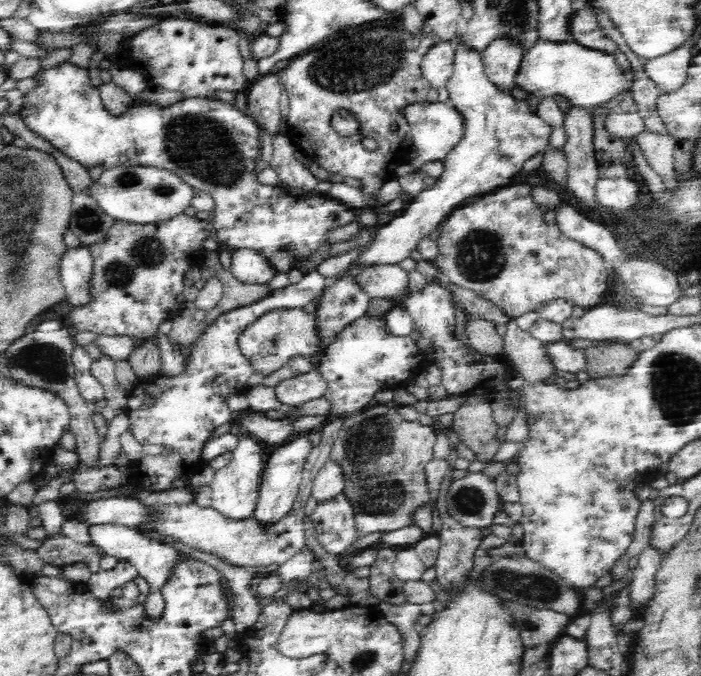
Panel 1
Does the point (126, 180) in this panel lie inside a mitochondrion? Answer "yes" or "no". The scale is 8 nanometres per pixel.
yes

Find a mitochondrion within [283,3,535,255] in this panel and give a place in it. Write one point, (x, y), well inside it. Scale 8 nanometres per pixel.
(363, 64)

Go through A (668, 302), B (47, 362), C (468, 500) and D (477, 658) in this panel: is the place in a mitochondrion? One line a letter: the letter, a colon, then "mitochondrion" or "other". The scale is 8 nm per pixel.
A: other
B: mitochondrion
C: mitochondrion
D: other

